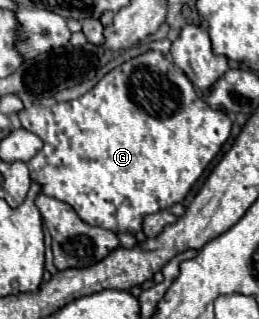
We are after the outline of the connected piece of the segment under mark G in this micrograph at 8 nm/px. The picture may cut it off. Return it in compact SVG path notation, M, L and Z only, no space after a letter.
M147 51L119 67L115 67L111 73L107 73L91 91L87 91L85 95L73 99L73 101L65 101L65 103L55 103L51 107L51 113L49 113L49 107L43 107L43 105L31 105L27 109L23 109L19 113L19 119L21 119L21 125L27 129L27 131L33 131L35 135L39 135L43 139L43 149L29 161L29 173L31 173L31 179L35 183L41 185L41 193L49 195L49 197L55 197L55 199L61 199L65 203L69 203L77 215L81 219L85 219L85 223L89 225L97 225L97 227L103 227L103 229L109 229L113 233L137 233L141 231L141 221L145 219L145 215L151 215L151 213L157 213L161 209L167 209L175 203L181 203L185 199L185 195L189 193L189 189L193 187L193 183L201 177L201 173L205 171L205 167L211 163L211 159L219 153L221 145L227 141L229 137L229 131L231 131L231 119L223 113L223 111L217 111L217 109L211 109L203 99L201 95L197 93L197 89L193 87L193 83L185 77L183 71L179 71L173 63L165 61L165 57L159 53L159 51Z

